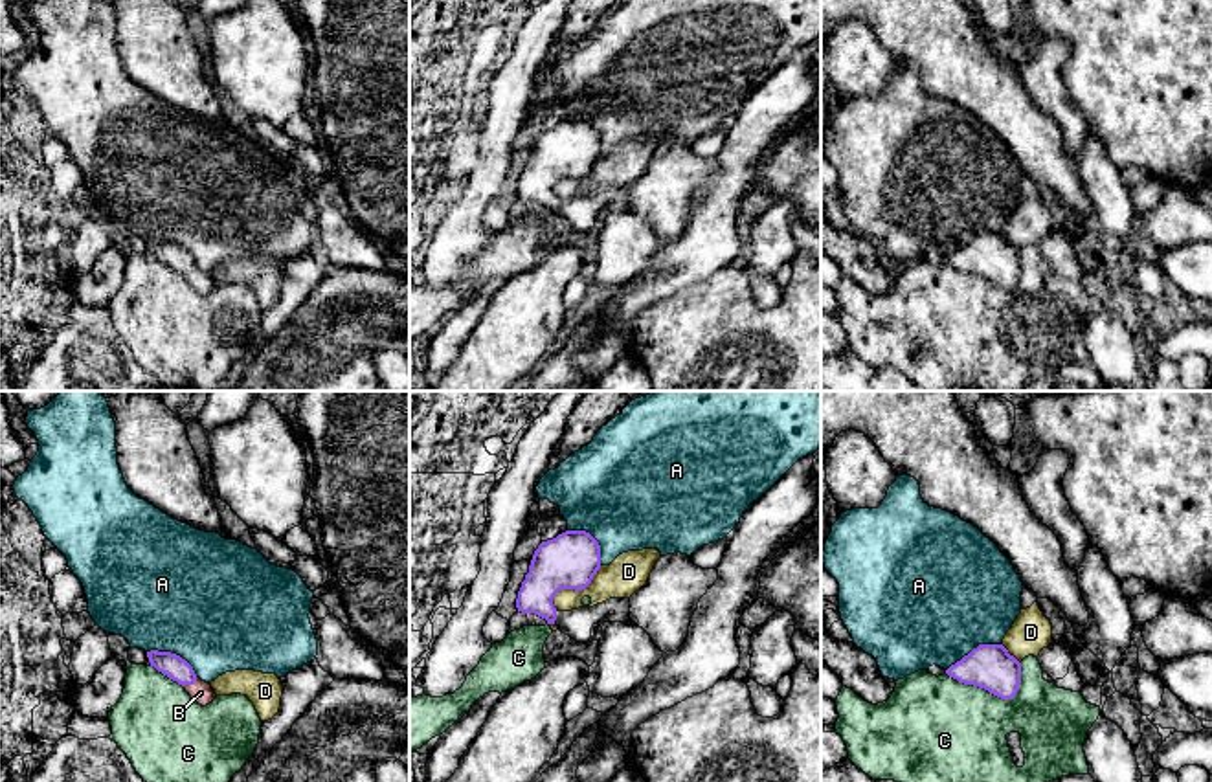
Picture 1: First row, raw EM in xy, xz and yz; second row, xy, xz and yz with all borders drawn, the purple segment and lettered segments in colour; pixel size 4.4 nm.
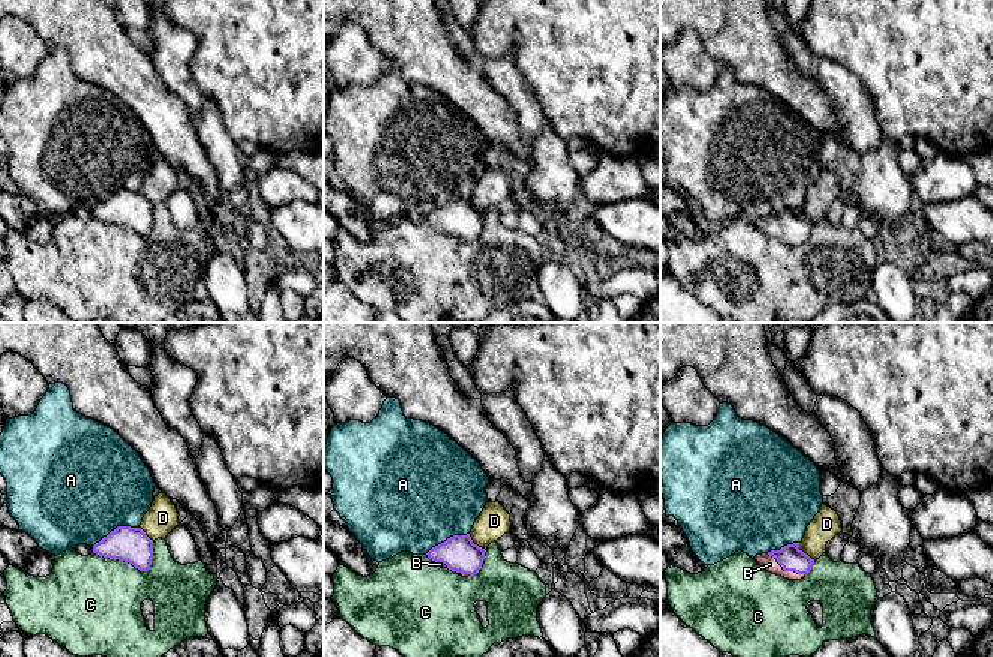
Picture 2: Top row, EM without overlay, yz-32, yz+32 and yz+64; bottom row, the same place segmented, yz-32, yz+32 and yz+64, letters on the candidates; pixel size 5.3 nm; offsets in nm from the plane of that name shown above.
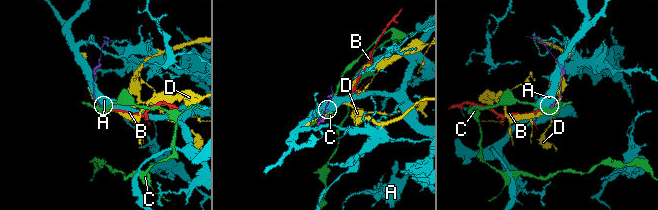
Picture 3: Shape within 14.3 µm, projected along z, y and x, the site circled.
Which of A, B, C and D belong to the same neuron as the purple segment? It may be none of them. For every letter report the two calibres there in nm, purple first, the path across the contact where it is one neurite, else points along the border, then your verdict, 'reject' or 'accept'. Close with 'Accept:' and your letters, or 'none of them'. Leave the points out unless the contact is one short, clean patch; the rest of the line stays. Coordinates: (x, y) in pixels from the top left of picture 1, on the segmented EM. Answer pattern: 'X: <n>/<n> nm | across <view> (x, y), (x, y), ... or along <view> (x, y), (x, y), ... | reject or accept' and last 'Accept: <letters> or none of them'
A: 200/500 nm | reject
B: 110/90 nm | across xy (171, 665), (190, 683), (201, 692) | accept
C: 200/440 nm | reject
D: 240/170 nm | reject
Accept: B

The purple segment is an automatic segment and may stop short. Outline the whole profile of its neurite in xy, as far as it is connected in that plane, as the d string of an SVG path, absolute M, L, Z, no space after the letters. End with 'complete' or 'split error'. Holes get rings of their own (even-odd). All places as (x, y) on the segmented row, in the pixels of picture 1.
M151 650L147 652L147 657L151 666L154 666L158 672L182 685L185 692L191 696L191 699L198 705L206 707L217 698L211 685L202 681L195 674L193 666L180 655L171 652Z; split error

